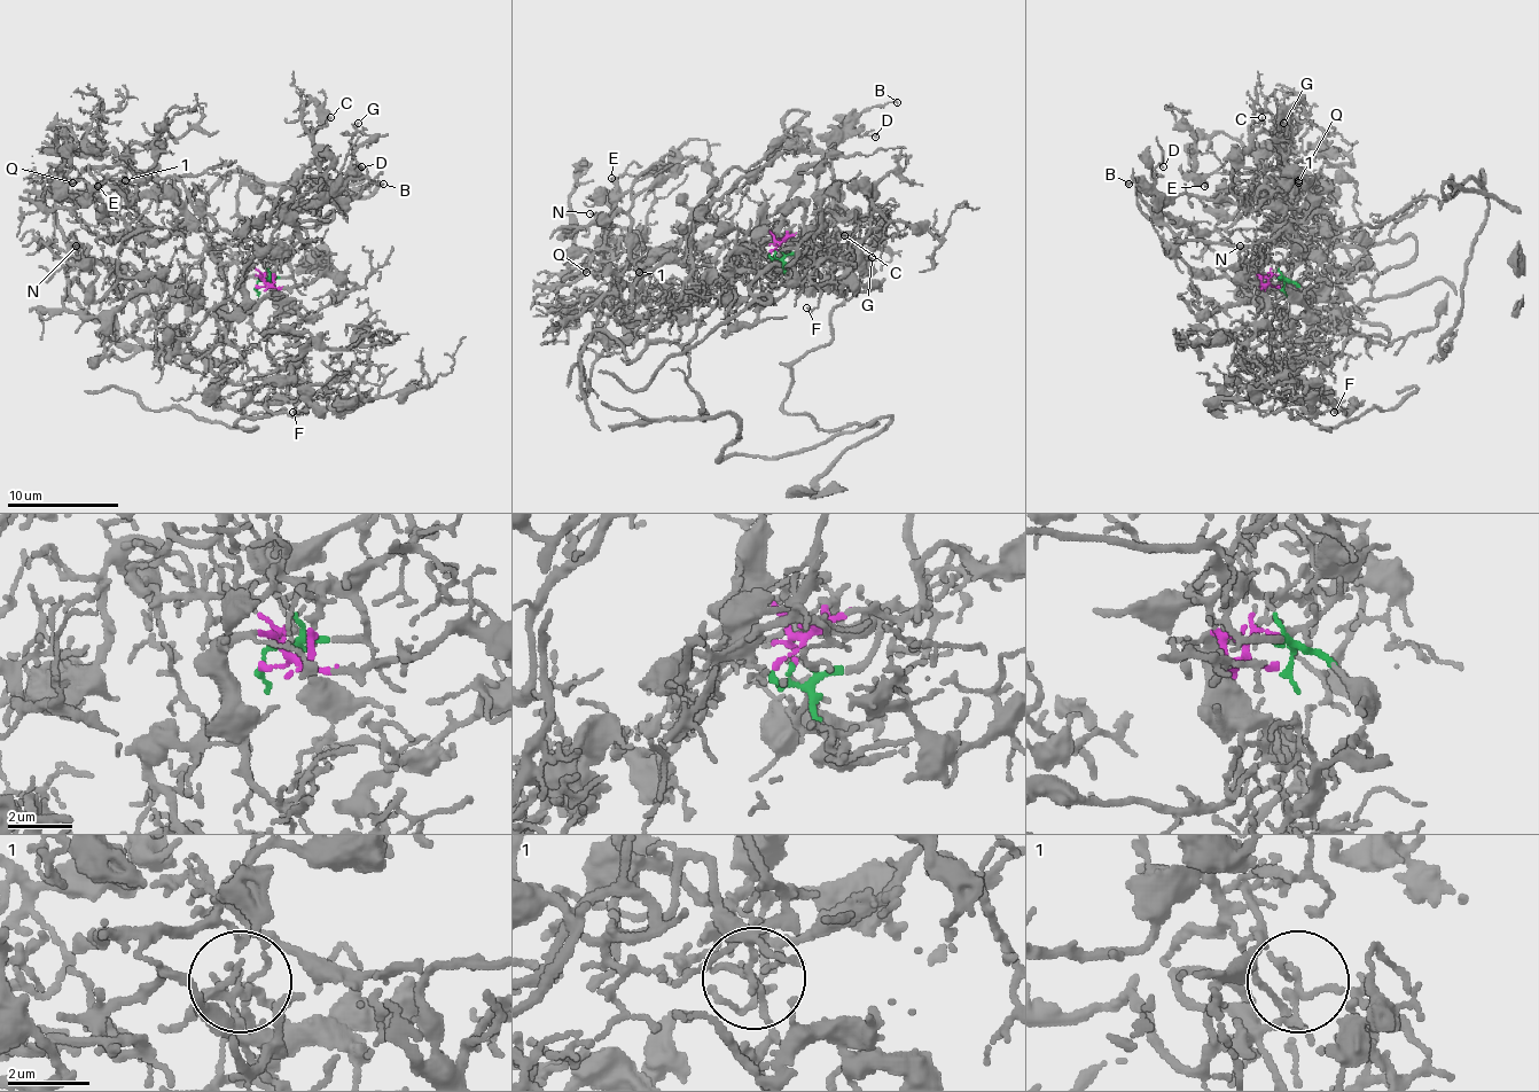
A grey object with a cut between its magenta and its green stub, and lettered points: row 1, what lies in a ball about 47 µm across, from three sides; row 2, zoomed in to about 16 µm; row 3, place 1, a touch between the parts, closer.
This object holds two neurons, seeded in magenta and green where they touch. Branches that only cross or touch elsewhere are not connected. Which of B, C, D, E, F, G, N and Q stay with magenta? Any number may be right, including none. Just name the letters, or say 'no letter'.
E, F, N, Q

